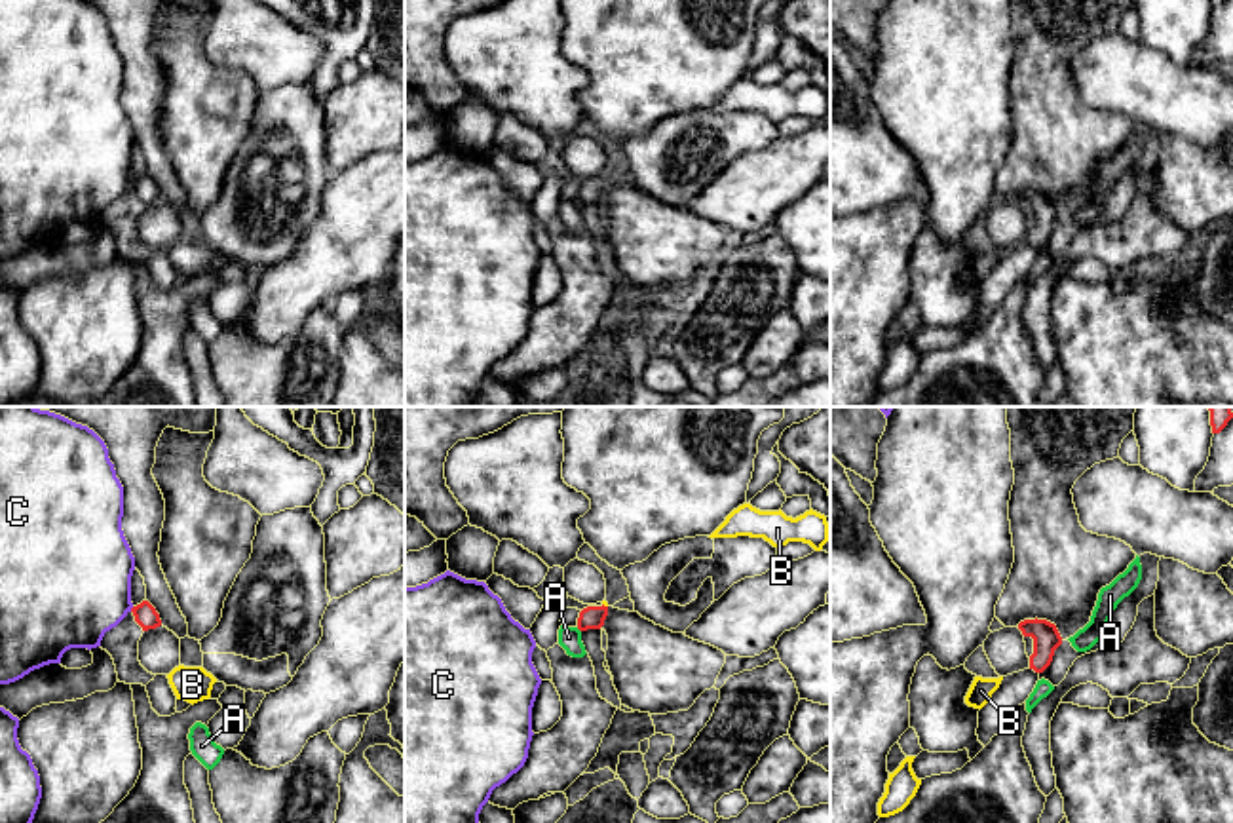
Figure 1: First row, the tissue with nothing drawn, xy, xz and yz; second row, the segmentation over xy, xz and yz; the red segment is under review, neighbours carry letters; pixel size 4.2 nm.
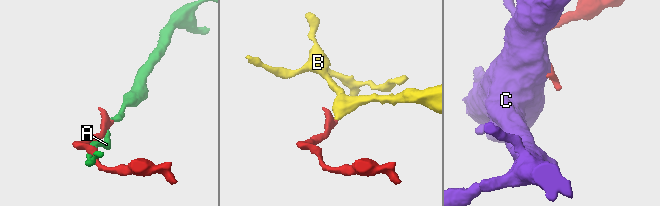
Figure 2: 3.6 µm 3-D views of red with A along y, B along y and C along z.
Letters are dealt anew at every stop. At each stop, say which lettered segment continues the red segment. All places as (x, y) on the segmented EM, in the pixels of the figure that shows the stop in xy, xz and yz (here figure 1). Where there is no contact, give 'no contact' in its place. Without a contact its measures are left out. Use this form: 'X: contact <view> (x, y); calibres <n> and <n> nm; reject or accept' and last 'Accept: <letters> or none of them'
A: no contact; reject
B: contact xz (603, 605); calibres 100 and 20 nm; accept
C: contact xy (132, 609); calibres 100 and 440 nm; reject
Accept: B

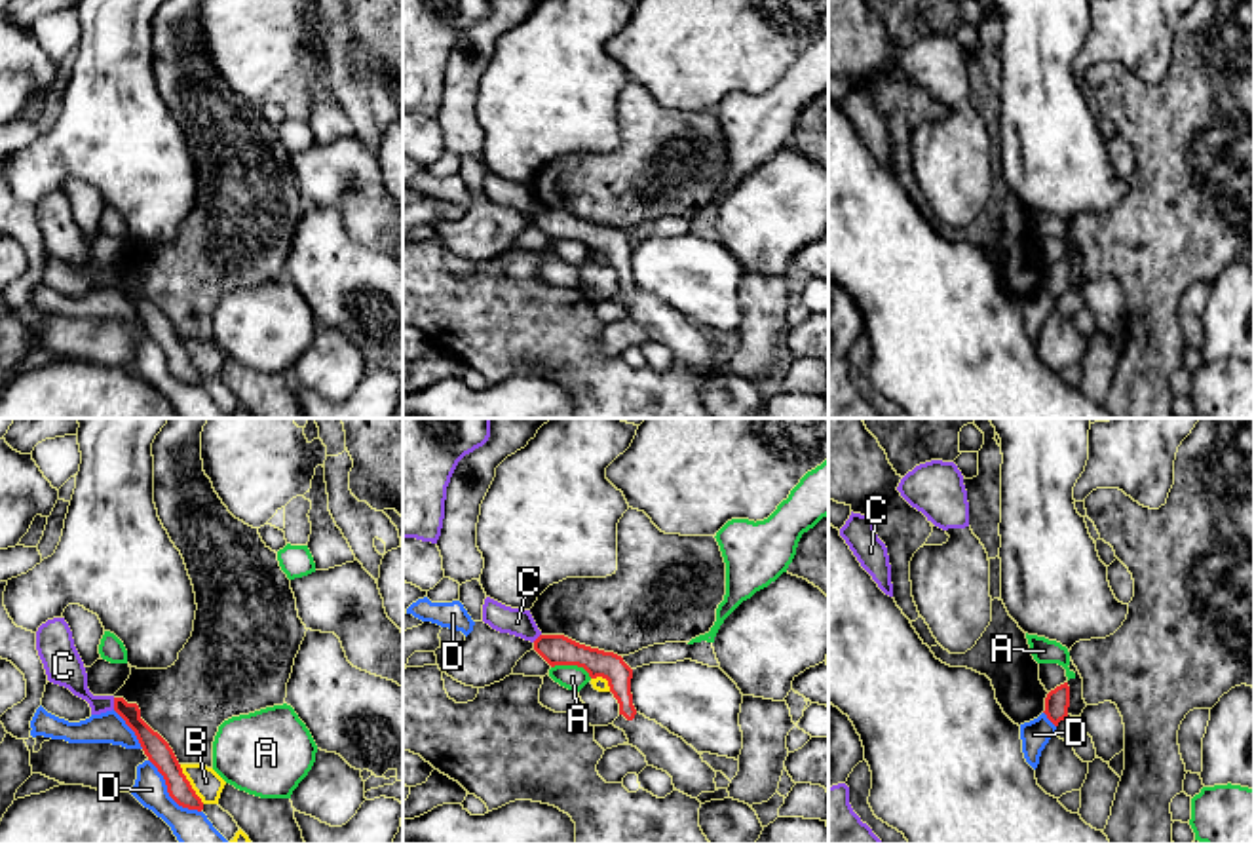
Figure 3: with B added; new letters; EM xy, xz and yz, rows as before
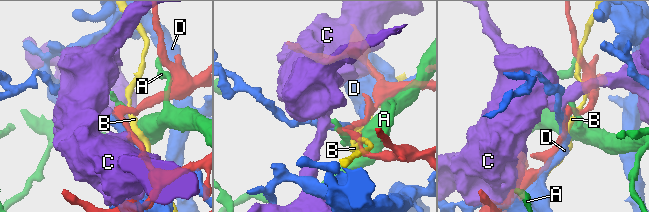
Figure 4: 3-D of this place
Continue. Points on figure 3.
A: contact xz (572, 664); calibres 130 and 110 nm; reject
B: contact xy (189, 784); calibres 110 and 120 nm; reject
C: contact xy (114, 704); calibres 100 and 150 nm; reject
D: contact xy (168, 791); calibres 110 and 170 nm; reject
Accept: none of them

